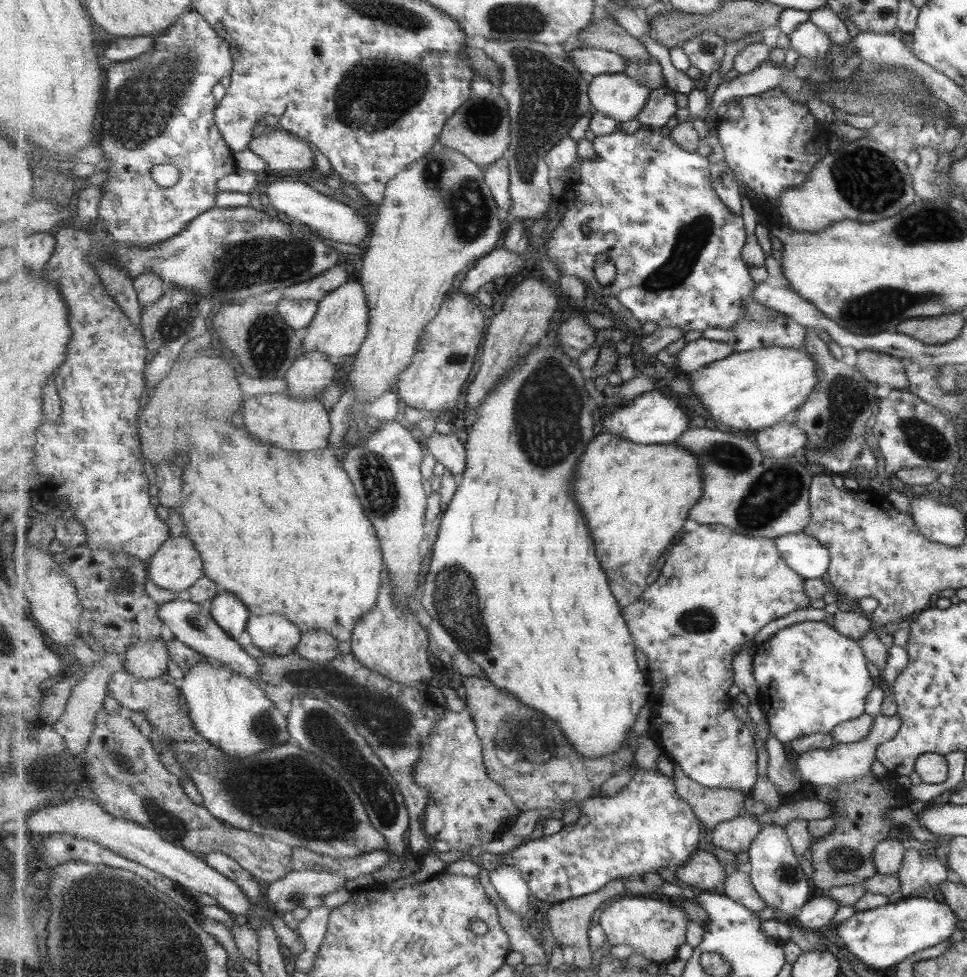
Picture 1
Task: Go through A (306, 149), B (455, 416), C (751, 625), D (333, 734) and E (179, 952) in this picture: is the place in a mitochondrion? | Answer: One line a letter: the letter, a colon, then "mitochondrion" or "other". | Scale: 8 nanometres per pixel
A: other
B: other
C: other
D: mitochondrion
E: mitochondrion

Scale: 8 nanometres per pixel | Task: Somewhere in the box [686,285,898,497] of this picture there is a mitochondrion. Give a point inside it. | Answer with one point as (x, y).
(847, 400)

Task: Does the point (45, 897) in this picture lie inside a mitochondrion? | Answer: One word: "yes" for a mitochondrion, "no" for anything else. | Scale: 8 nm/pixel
no

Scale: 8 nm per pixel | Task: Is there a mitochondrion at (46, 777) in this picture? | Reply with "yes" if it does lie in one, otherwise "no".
yes

